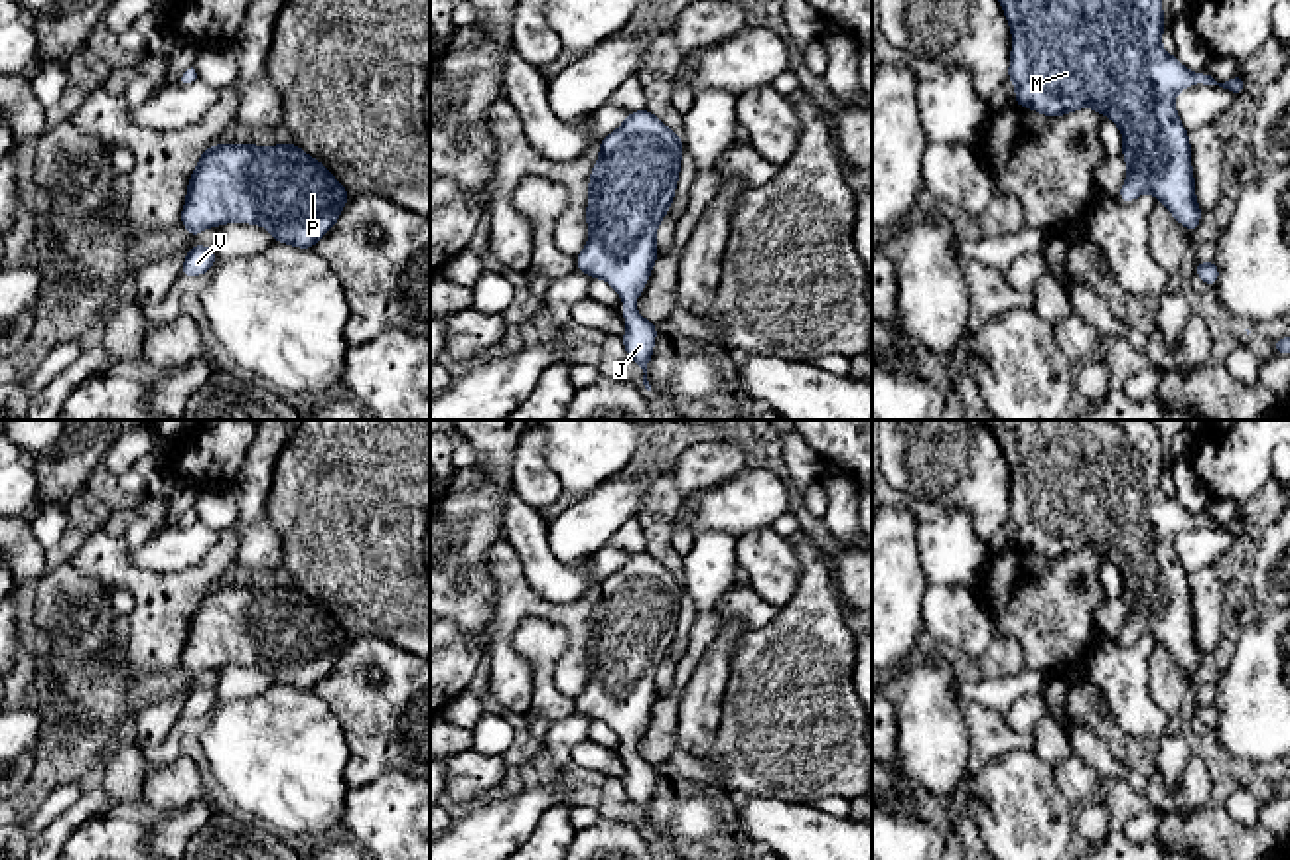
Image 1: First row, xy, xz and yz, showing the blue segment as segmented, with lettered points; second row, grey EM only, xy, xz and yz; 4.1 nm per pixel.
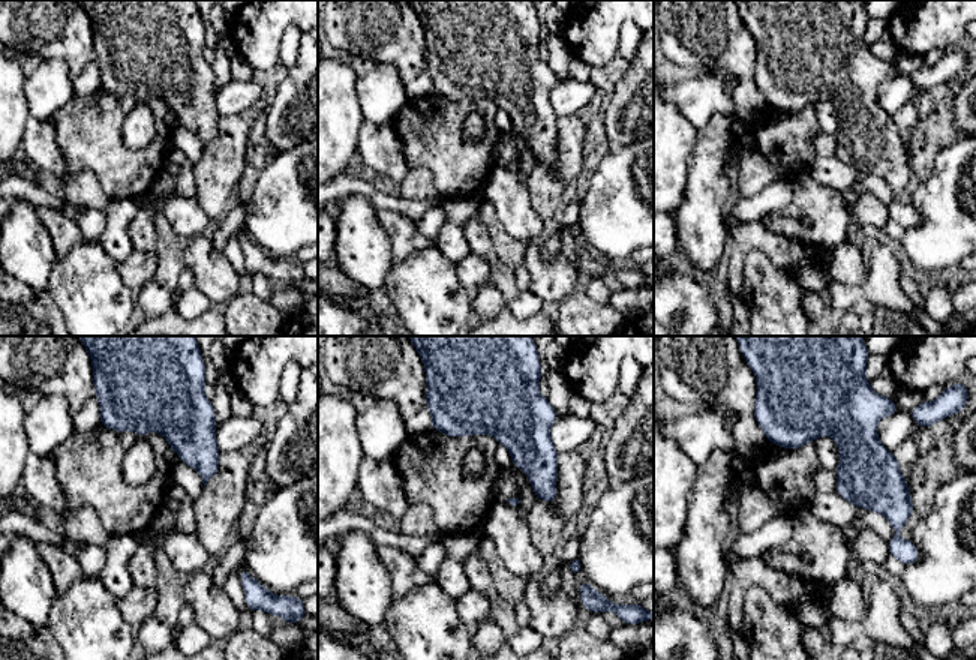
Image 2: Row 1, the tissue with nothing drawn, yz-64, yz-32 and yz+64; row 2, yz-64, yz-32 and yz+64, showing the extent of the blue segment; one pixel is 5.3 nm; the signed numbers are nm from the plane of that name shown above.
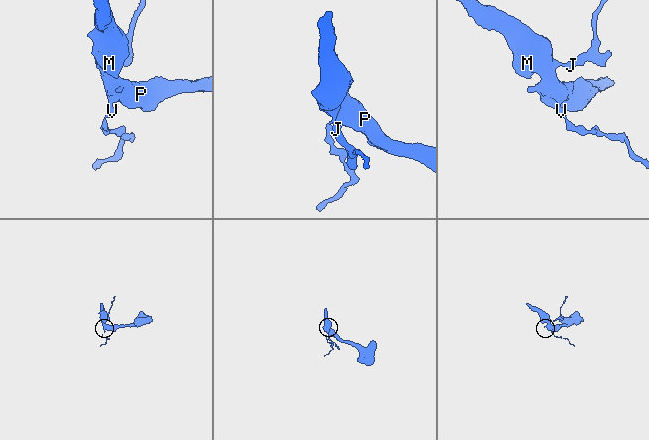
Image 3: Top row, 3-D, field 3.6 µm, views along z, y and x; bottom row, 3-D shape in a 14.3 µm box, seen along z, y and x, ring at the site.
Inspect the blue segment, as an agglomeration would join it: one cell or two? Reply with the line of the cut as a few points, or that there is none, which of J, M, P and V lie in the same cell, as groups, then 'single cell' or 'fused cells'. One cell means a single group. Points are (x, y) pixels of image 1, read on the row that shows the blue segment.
no cut; J M P V; single cell

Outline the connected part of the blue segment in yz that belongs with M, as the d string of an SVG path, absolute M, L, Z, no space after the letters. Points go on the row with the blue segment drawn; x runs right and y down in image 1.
M1162 0L998 2L1012 30L1008 79L1016 87L1014 105L1053 118L1089 107L1111 118L1122 132L1122 158L1128 166L1120 201L1130 203L1152 191L1193 235L1203 213L1195 199L1189 132L1178 118L1174 99L1193 83L1219 85L1239 95L1245 93L1245 77L1217 83L1203 71L1187 71L1176 55L1168 55L1162 49Z

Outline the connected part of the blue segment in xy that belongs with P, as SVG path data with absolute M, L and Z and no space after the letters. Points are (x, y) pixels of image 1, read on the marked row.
M219 144L203 150L179 221L191 239L207 227L239 221L266 227L278 243L312 249L337 223L347 199L333 174L296 144Z

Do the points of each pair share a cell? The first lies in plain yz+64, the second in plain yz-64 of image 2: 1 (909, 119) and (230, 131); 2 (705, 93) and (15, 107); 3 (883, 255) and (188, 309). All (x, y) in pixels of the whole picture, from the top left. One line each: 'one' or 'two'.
1: one
2: two
3: two

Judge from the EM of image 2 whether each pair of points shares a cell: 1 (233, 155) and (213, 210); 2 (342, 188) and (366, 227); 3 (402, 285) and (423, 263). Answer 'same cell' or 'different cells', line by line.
1: same cell
2: different cells
3: same cell

